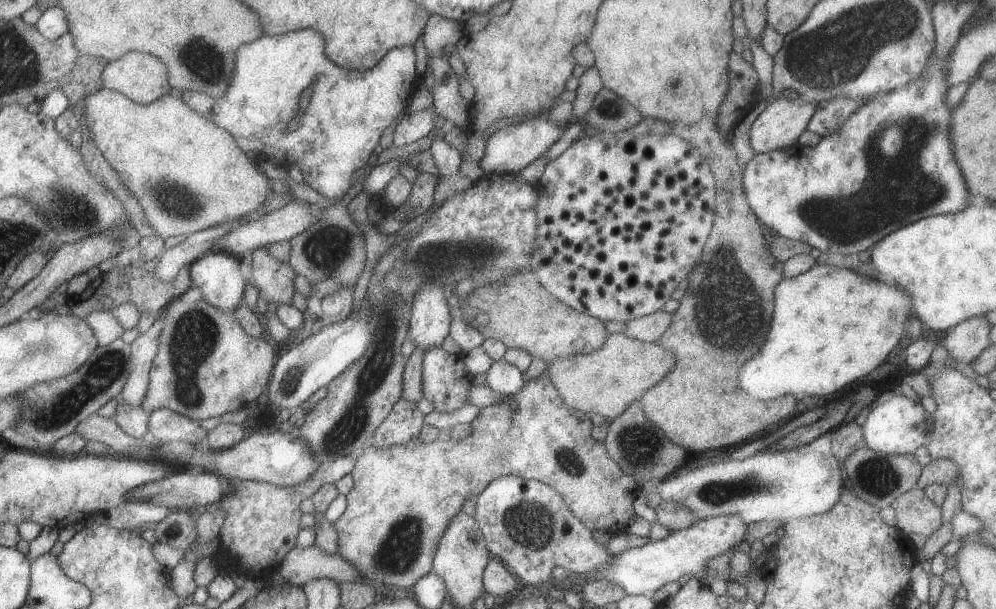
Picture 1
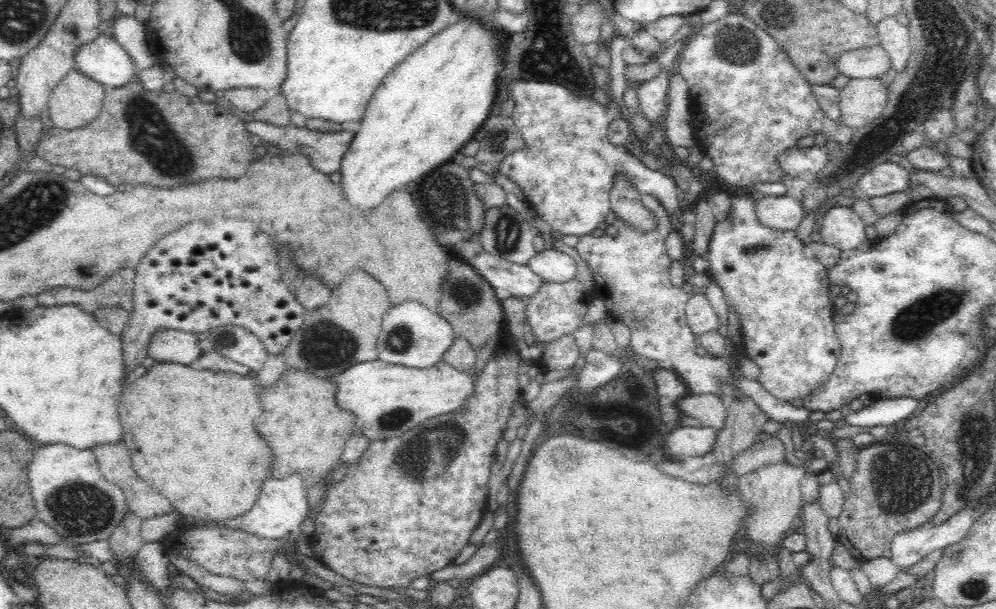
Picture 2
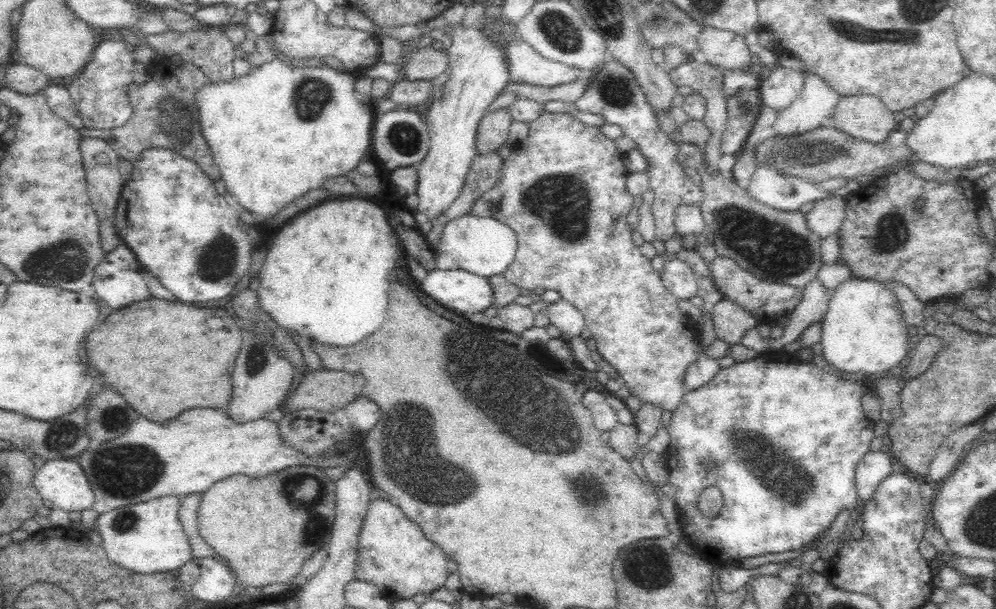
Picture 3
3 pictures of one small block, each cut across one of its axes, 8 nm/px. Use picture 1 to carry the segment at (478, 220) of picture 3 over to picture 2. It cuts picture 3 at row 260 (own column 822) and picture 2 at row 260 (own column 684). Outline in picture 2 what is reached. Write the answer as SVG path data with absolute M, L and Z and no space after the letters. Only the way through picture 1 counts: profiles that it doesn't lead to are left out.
M484 250L473 258L470 265L493 287L500 301L507 298L525 300L543 285L543 280L527 264L519 265Z

